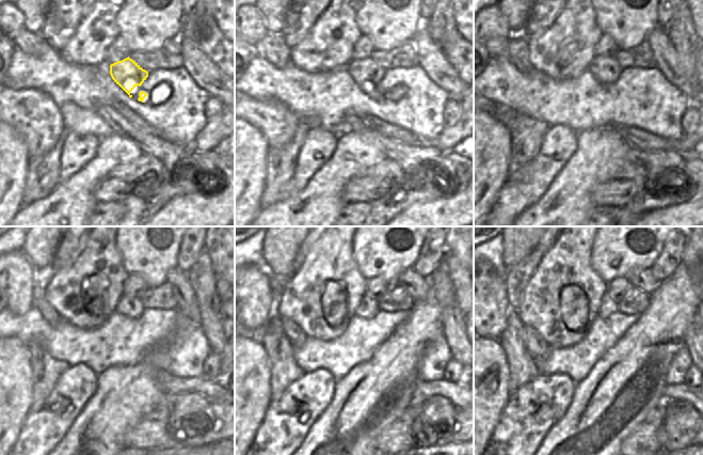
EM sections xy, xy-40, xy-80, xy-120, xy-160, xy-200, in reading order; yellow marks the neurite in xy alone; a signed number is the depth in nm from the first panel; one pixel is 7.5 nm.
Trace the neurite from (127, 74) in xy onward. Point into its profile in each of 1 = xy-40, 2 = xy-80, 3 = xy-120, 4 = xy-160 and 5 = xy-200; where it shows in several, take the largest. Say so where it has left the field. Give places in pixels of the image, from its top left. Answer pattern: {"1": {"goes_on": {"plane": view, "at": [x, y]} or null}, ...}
{"1": {"goes_on": {"plane": "xy-40", "at": [366, 73]}}, "2": {"goes_on": {"plane": "xy-80", "at": [604, 68]}}, "3": {"goes_on": {"plane": "xy-120", "at": [128, 306]}}, "4": {"goes_on": {"plane": "xy-160", "at": [368, 308]}}, "5": {"goes_on": {"plane": "xy-200", "at": [608, 306]}}}

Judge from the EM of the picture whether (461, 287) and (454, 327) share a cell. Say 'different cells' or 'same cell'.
different cells

